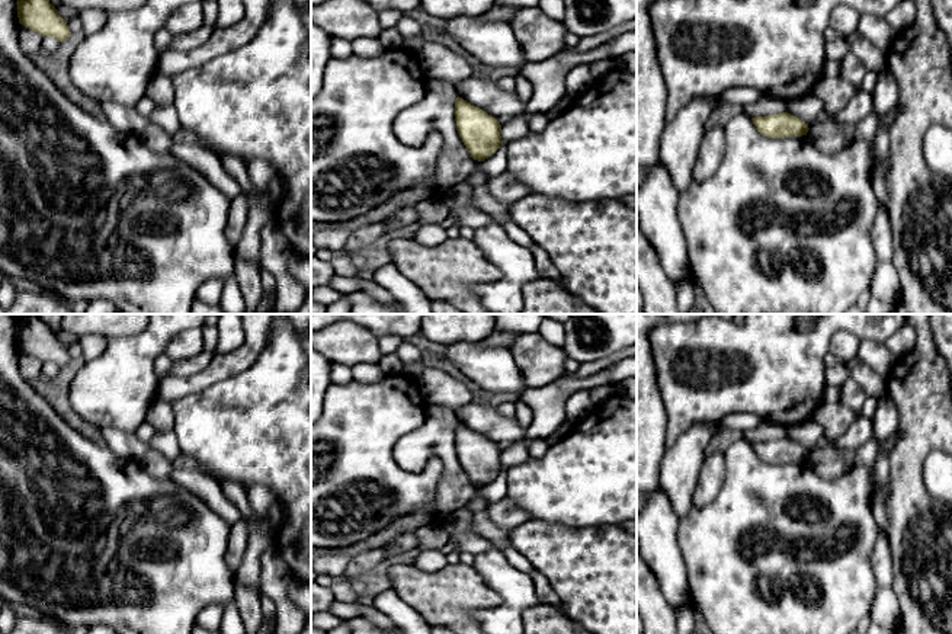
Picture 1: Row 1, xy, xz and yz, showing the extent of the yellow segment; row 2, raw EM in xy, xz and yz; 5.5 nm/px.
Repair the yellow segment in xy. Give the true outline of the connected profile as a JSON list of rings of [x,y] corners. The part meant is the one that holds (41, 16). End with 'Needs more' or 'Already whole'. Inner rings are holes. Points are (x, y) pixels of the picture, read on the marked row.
[[[17,0],[17,17],[20,25],[58,42],[71,36],[67,22],[49,0]]]. Already whole

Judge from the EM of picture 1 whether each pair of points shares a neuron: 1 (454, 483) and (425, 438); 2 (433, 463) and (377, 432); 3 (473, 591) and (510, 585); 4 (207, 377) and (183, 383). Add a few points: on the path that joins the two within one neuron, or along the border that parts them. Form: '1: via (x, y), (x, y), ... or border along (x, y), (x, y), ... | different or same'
1: via (454, 470), (448, 455), (438, 445) | same
2: via (414, 477), (400, 477), (377, 452) | same
3: border along (471, 566), (500, 598), (474, 618) | different
4: via (201, 380), (189, 383) | same

